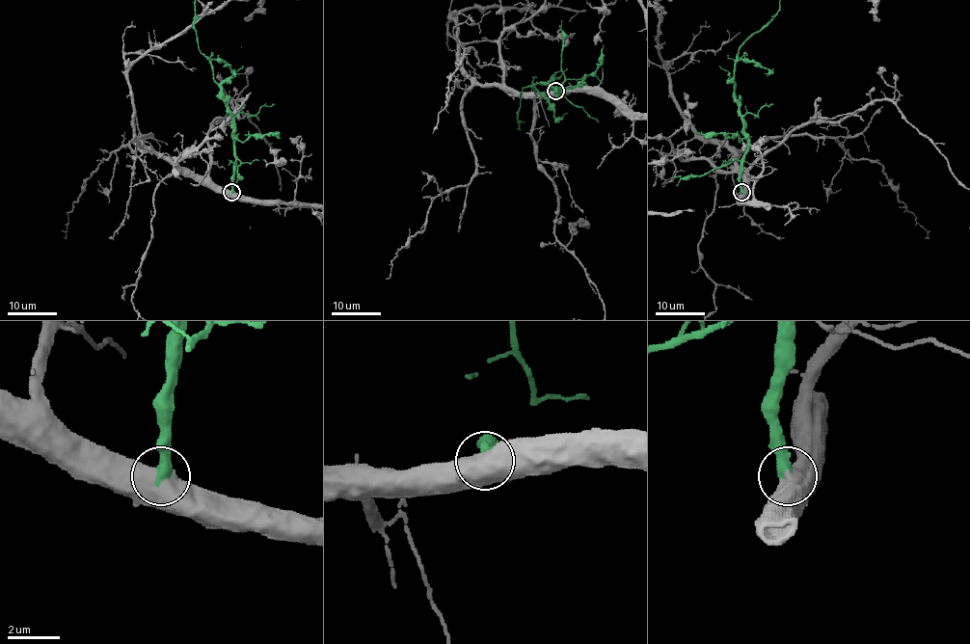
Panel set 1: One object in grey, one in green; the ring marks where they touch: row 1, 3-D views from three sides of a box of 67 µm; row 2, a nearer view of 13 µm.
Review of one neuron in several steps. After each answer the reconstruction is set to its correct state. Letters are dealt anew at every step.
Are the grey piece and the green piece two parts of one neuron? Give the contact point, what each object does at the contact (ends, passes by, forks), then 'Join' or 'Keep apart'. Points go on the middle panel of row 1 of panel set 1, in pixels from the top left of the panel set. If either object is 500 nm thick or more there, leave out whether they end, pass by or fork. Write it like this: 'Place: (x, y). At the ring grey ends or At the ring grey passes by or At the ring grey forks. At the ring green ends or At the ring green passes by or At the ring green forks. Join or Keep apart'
Place: (555, 91). Join

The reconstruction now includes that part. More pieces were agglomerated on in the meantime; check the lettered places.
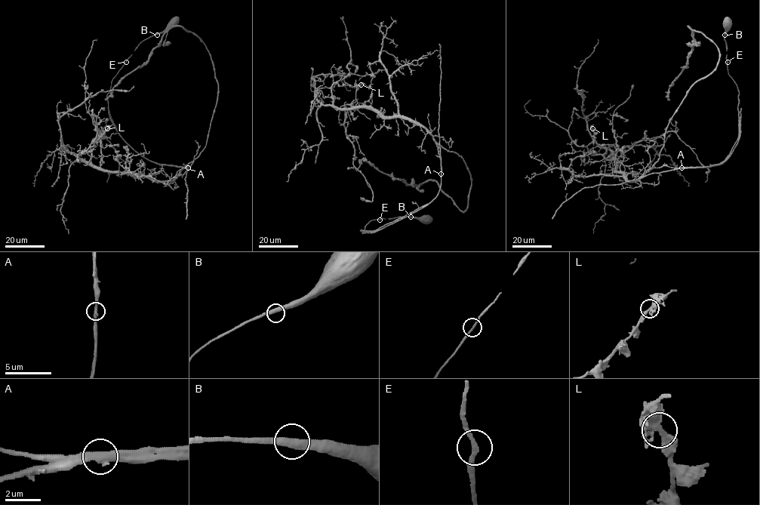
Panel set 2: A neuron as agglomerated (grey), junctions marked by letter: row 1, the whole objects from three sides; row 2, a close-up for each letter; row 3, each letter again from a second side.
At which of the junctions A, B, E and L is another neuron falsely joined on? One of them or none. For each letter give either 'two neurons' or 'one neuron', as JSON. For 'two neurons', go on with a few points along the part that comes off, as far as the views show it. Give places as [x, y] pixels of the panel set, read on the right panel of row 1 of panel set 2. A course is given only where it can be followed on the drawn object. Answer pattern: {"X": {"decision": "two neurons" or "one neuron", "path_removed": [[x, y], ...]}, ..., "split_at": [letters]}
{"A": {"decision": "two neurons", "path_removed": [[681, 167], [651, 173], [620, 184], [583, 187], [564, 201], [552, 219]]}, "B": {"decision": "one neuron"}, "E": {"decision": "one neuron"}, "L": {"decision": "one neuron"}, "split_at": ["A"]}

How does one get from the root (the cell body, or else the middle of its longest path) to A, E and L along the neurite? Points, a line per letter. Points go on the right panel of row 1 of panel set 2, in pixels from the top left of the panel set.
A: (727, 24), (724, 34), (727, 68), (739, 92), (739, 137), (729, 154), (720, 164), (681, 167)
E: (727, 24), (724, 34), (727, 62)
L: (727, 24), (739, 137), (723, 161), (663, 165), (628, 180), (613, 159), (589, 151), (592, 128)

